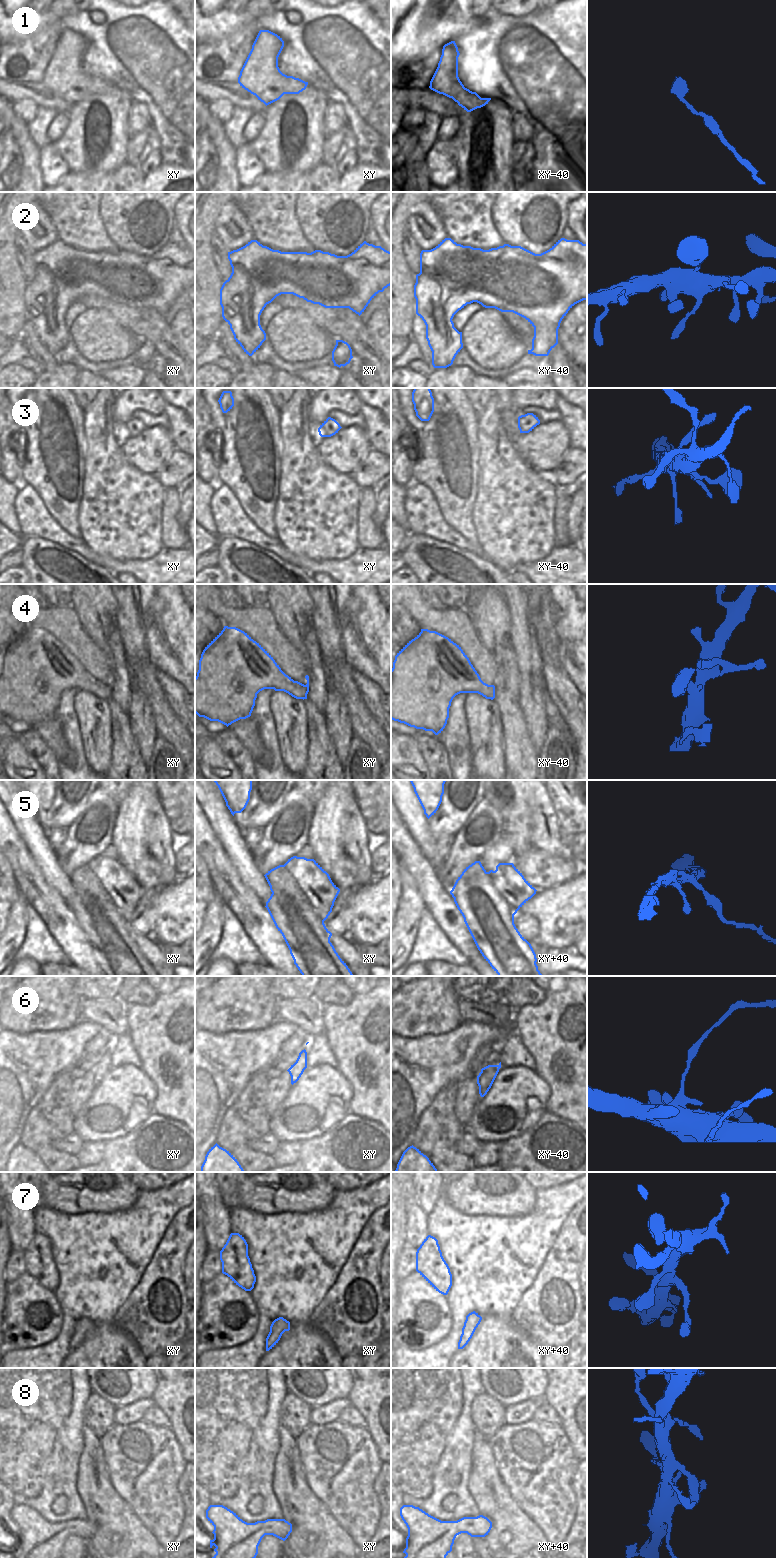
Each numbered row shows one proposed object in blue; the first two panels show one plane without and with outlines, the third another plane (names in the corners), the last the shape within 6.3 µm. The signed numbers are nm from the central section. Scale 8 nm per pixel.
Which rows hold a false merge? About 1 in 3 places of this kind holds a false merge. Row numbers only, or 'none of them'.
1, 5, 6

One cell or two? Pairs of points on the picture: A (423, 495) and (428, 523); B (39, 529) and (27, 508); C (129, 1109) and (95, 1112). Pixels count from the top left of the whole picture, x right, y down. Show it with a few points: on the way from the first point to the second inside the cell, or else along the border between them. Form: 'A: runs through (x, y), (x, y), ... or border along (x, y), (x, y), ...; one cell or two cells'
A: runs through (423, 502), (425, 516); one cell
B: runs through (39, 524), (31, 513); one cell
C: runs through (121, 1109), (103, 1112); one cell

